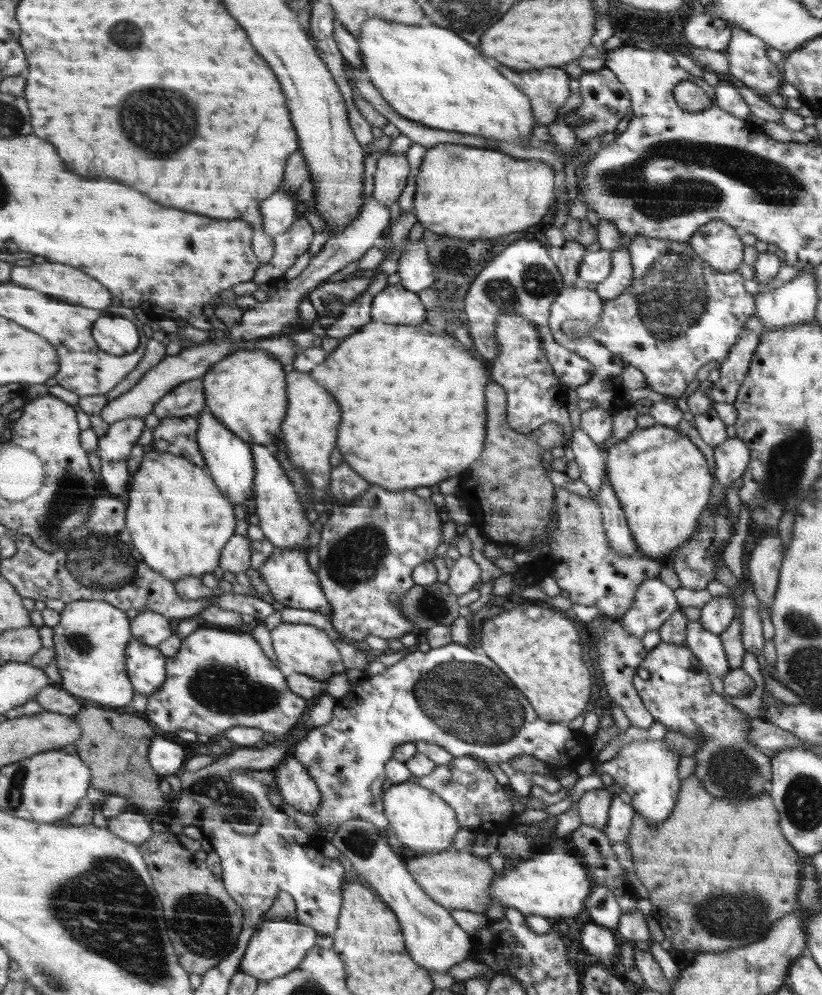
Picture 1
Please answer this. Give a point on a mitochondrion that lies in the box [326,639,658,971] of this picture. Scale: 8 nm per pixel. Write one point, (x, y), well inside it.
(466, 699)

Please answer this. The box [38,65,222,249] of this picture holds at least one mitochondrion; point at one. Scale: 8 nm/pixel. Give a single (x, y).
(159, 122)

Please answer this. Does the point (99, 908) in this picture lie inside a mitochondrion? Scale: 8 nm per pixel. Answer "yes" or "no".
yes

